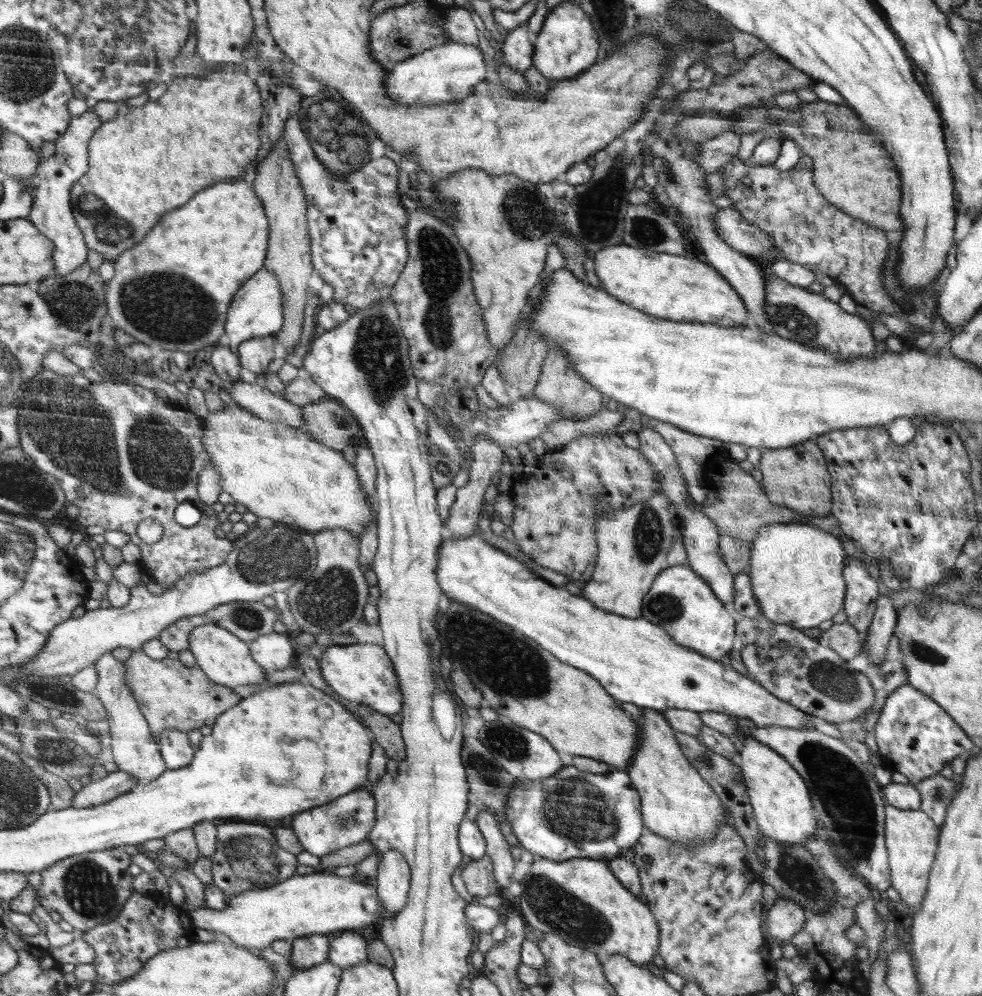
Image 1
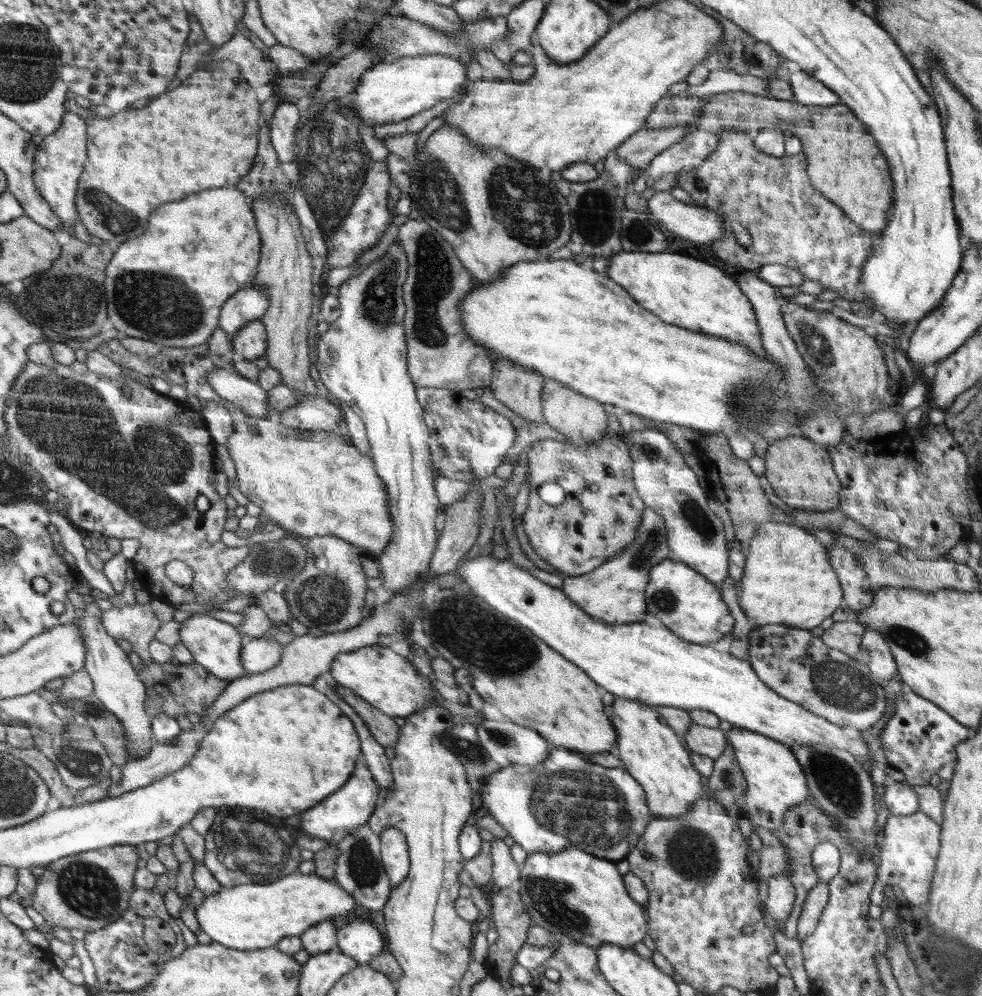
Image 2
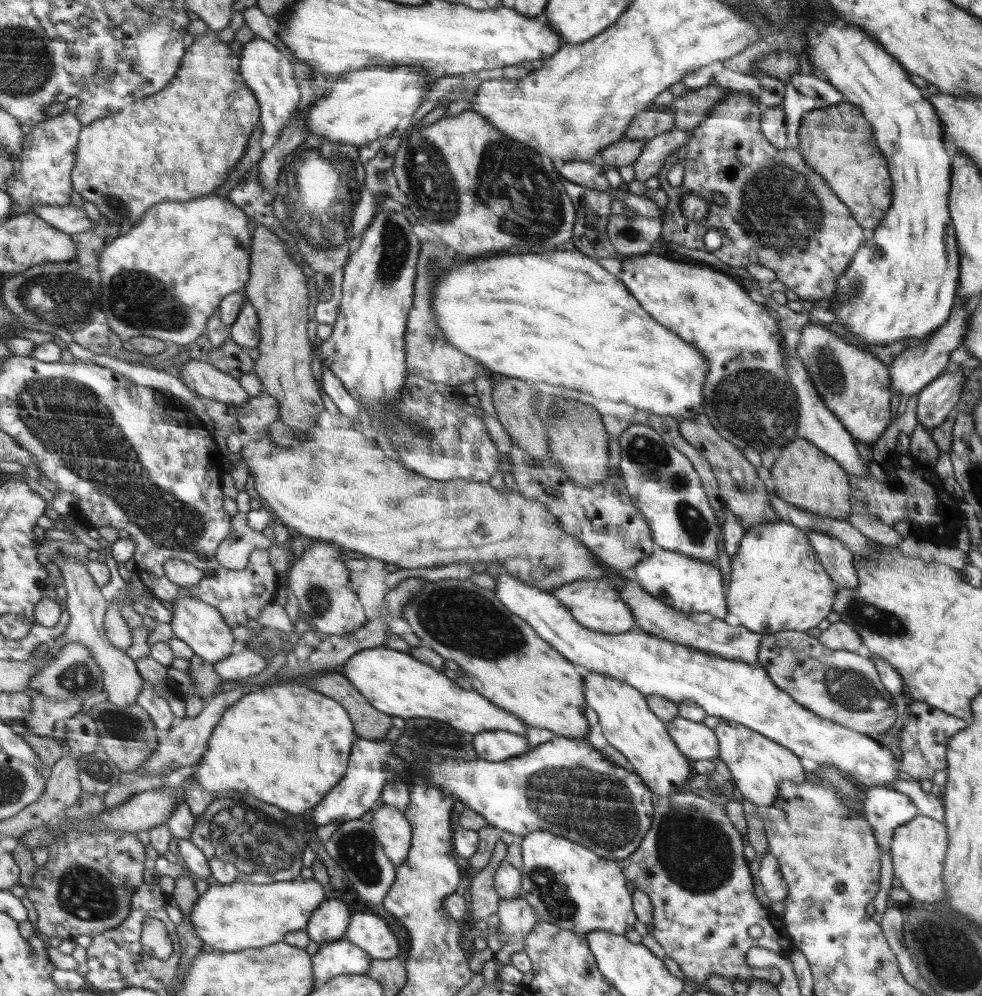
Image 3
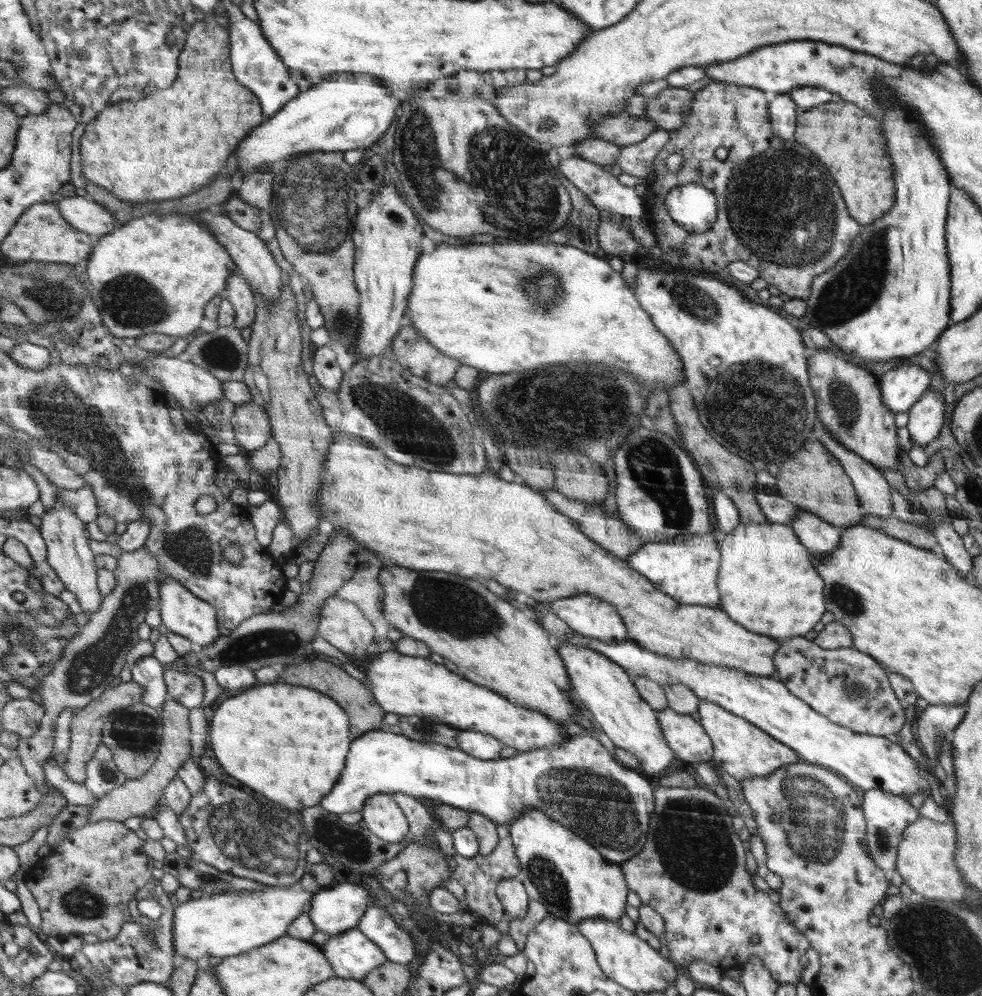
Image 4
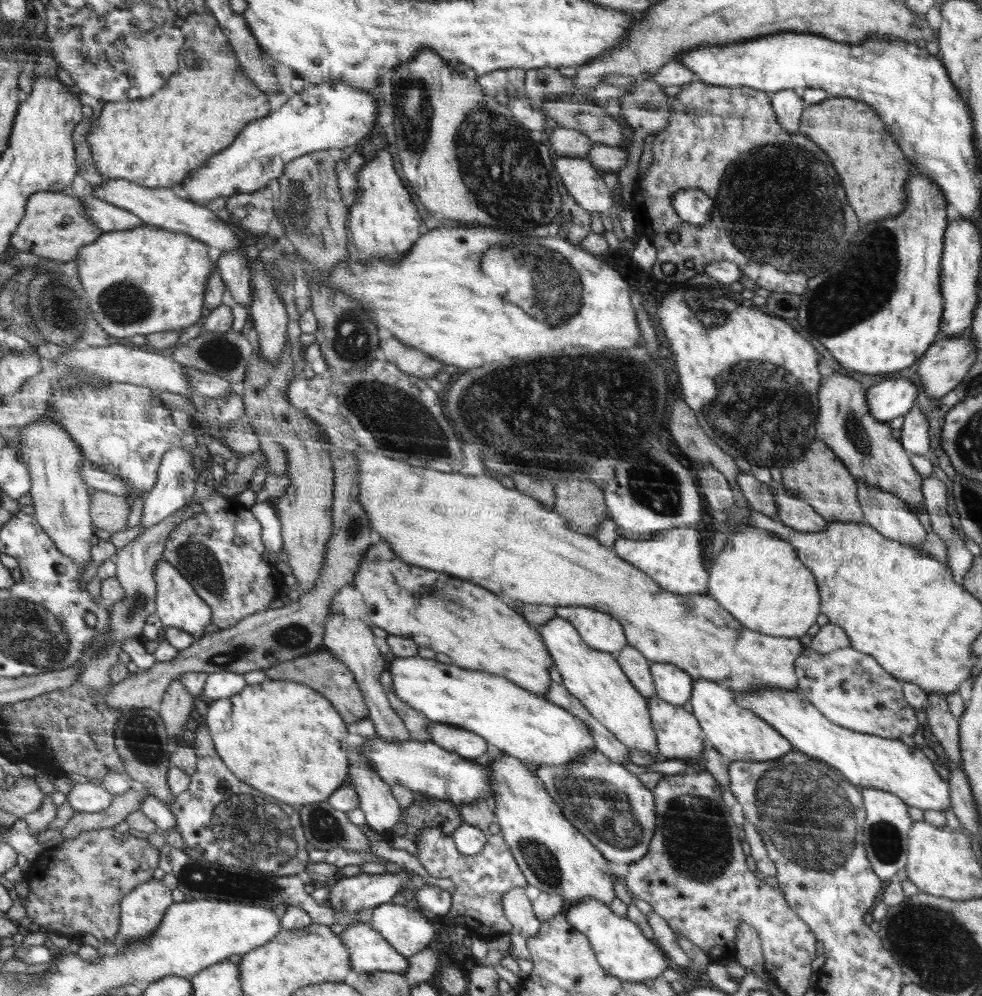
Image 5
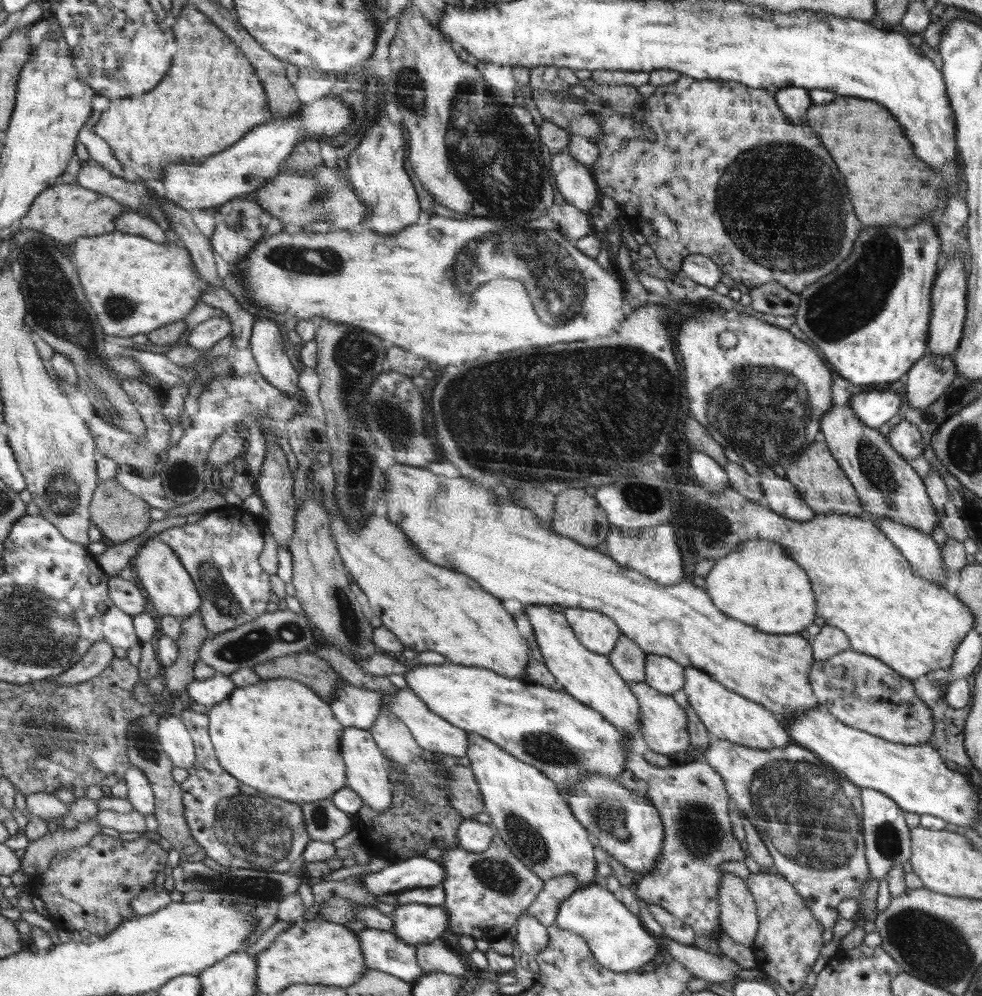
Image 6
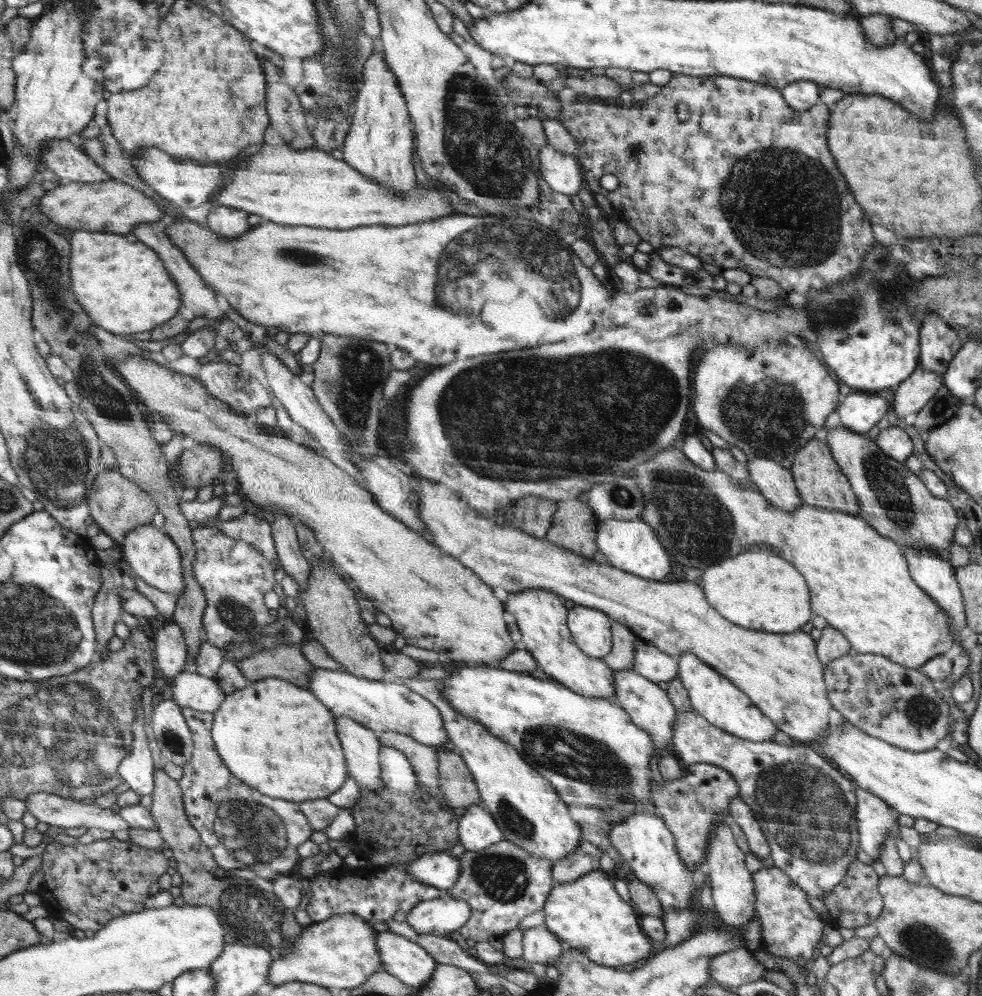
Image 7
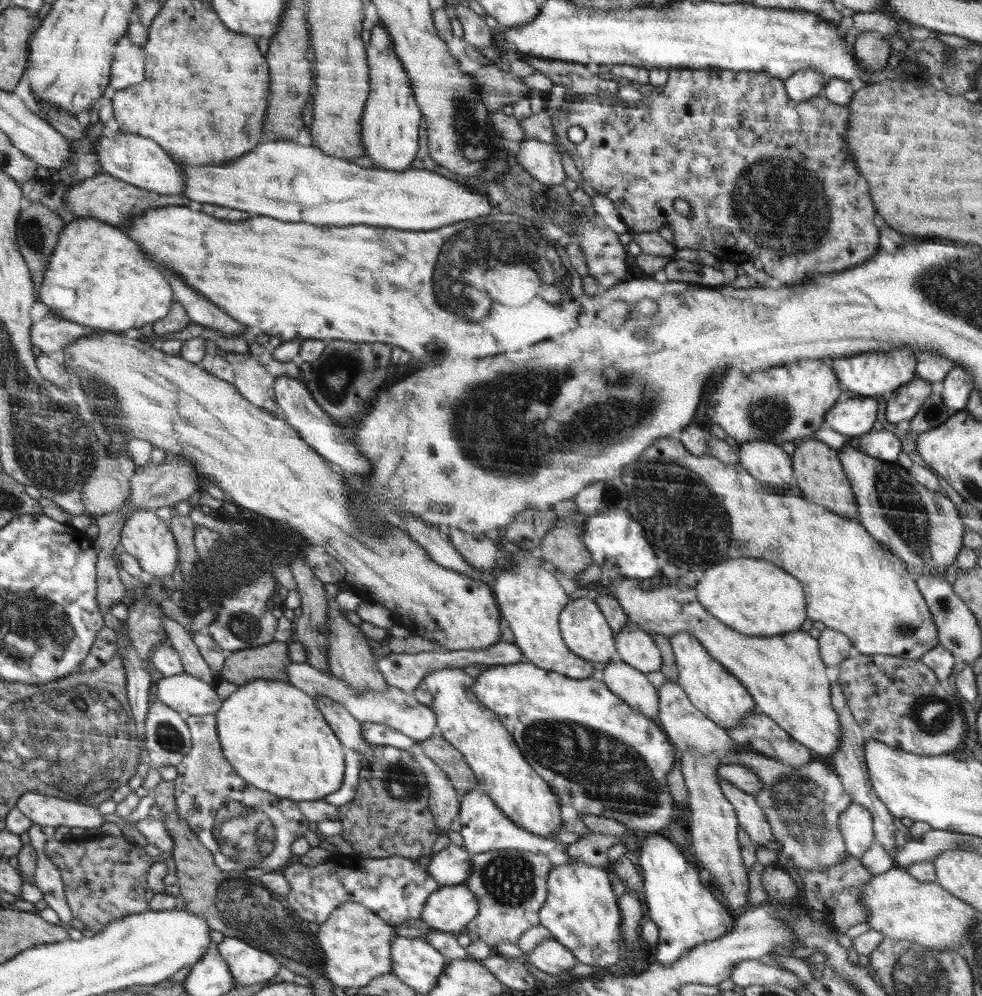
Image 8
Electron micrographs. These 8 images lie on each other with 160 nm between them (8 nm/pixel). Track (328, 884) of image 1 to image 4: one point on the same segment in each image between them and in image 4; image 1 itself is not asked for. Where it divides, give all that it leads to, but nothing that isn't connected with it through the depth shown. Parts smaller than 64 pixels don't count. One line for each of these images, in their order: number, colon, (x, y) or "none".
2: (248, 917)
3: (234, 917)
4: (227, 924)

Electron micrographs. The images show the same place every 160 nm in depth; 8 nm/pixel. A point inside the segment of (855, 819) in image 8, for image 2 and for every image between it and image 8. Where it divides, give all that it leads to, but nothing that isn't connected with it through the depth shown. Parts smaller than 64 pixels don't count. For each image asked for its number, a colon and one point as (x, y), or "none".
2: (900, 799)
3: (886, 810)
4: (888, 816)
5: (887, 824)
6: (887, 838)
7: (877, 823)

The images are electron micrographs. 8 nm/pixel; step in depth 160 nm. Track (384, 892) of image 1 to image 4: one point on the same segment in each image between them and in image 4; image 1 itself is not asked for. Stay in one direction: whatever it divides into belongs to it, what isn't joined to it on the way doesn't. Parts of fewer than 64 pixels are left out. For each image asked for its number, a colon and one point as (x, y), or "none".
2: (394, 855)
3: (392, 830)
4: (381, 815)

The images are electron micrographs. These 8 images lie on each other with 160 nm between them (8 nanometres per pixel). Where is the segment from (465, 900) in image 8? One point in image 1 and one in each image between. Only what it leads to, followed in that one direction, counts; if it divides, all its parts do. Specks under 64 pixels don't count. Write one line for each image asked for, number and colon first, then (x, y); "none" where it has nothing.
1: (349, 949)
2: (360, 940)
3: (366, 930)
4: (377, 925)
5: (408, 931)
6: (416, 924)
7: (446, 914)

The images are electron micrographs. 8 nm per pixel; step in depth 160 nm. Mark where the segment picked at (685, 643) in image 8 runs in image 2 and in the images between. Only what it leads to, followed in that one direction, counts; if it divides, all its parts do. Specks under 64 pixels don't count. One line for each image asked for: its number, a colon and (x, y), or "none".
2: (776, 783)
3: (758, 764)
4: (742, 749)
5: (739, 734)
6: (729, 716)
7: (719, 700)

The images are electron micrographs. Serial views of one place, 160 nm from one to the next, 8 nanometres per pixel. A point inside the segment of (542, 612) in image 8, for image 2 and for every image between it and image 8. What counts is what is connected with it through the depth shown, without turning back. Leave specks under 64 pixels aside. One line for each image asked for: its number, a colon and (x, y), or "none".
2: (652, 753)
3: (627, 722)
4: (606, 689)
5: (596, 679)
6: (588, 676)
7: (541, 616)

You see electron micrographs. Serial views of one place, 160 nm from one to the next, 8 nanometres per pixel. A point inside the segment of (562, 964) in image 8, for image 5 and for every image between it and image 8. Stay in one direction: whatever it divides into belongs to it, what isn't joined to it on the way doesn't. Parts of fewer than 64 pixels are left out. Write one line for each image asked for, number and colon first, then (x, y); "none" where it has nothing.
5: (517, 905)
6: (530, 936)
7: (541, 946)

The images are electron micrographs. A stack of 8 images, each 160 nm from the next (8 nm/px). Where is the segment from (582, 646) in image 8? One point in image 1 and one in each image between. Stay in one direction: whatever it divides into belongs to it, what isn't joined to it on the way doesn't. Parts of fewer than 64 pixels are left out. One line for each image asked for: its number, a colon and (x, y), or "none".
1: (636, 544)
2: (616, 592)
3: (596, 604)
4: (586, 614)
5: (603, 632)
6: (597, 631)
7: (590, 628)

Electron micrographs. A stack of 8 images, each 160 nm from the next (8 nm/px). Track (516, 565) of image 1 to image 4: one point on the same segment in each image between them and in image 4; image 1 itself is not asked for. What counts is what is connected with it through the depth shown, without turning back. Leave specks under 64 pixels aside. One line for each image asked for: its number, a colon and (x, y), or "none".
2: (634, 661)
3: (734, 690)
4: (869, 761)

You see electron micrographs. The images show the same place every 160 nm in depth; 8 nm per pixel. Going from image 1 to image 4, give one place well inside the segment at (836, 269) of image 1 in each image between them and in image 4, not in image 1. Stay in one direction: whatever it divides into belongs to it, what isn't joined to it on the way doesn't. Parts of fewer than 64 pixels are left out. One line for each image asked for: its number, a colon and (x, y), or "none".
2: (791, 222)
3: (795, 225)
4: (778, 209)

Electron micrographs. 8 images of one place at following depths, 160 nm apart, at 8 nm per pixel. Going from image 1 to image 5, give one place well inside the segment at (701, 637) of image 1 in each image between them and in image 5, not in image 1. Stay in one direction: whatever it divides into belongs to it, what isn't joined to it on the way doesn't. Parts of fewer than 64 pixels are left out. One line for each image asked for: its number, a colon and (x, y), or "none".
2: (687, 603)
3: (686, 584)
4: (686, 569)
5: (674, 558)

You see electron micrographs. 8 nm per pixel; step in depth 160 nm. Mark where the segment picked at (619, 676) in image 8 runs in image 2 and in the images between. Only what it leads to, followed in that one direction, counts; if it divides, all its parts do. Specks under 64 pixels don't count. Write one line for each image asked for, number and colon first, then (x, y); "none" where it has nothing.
2: (711, 742)
3: (697, 741)
4: (687, 738)
5: (679, 734)
6: (663, 723)
7: (648, 705)

